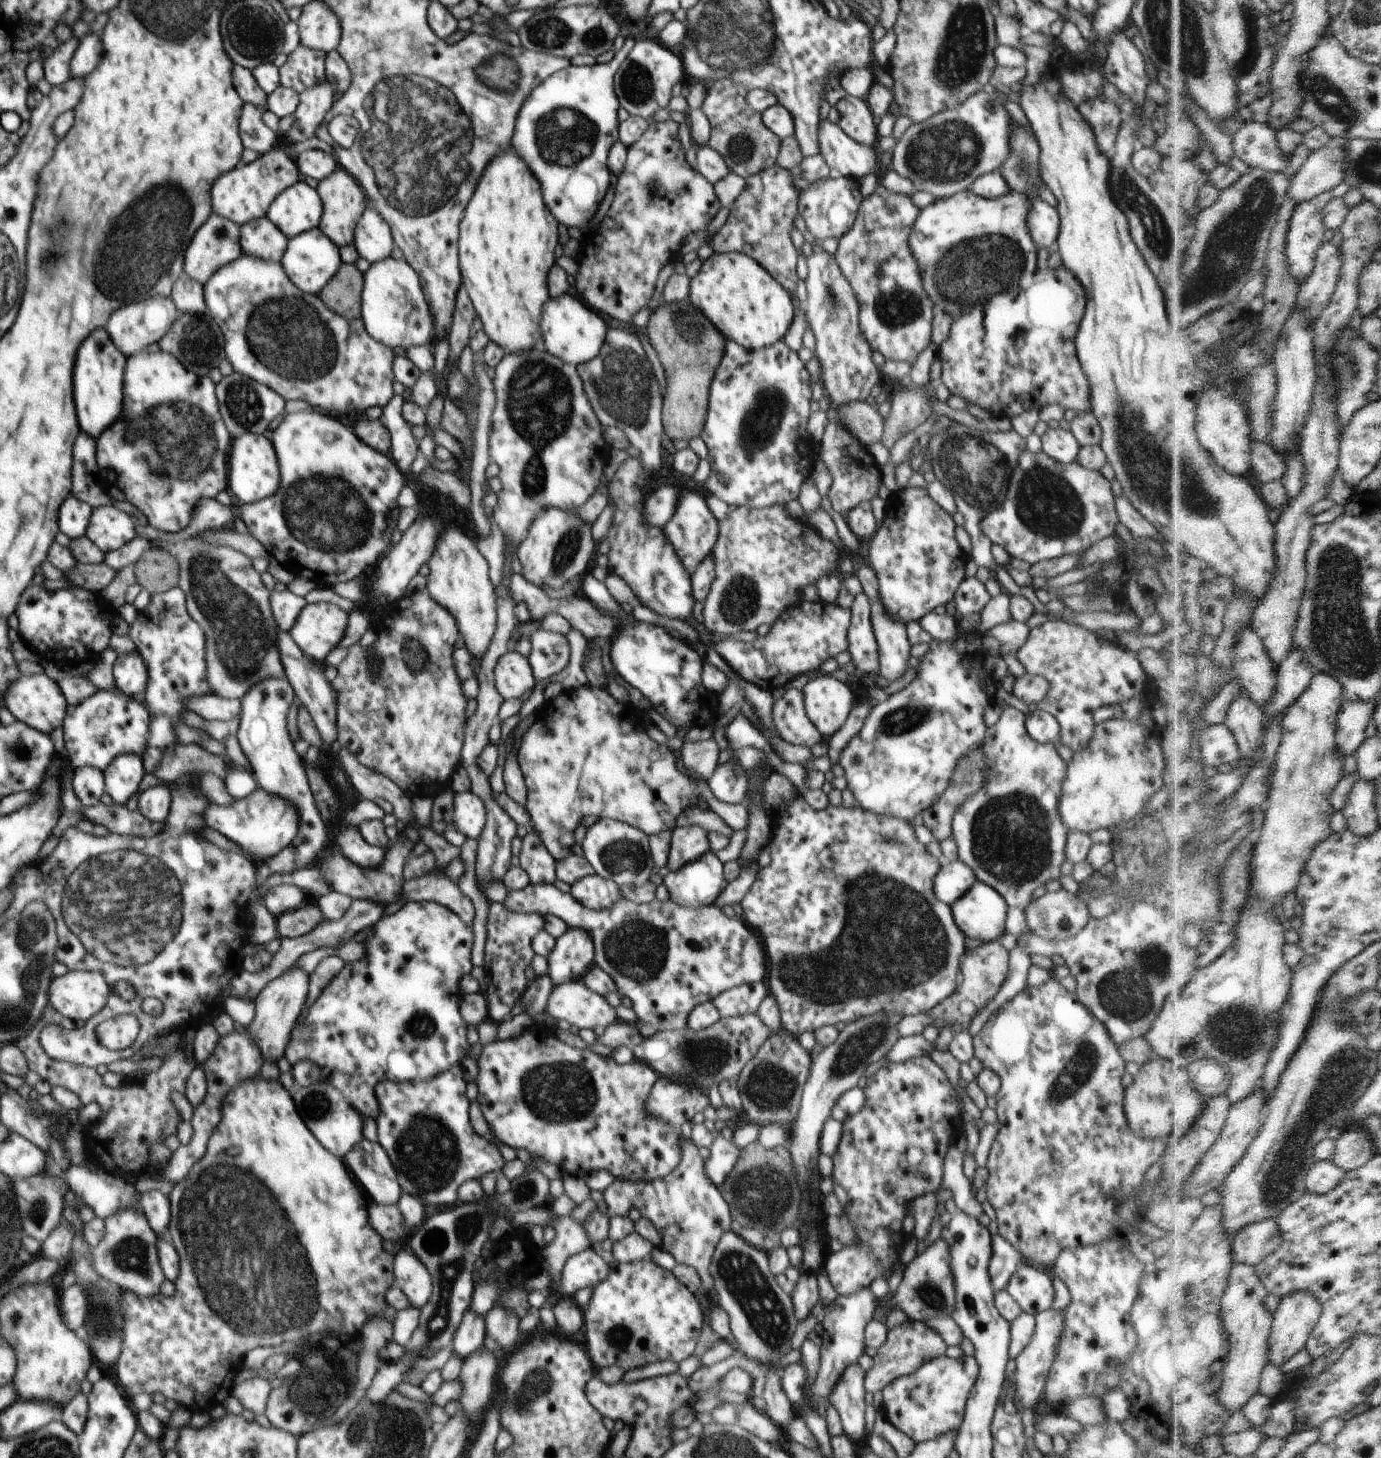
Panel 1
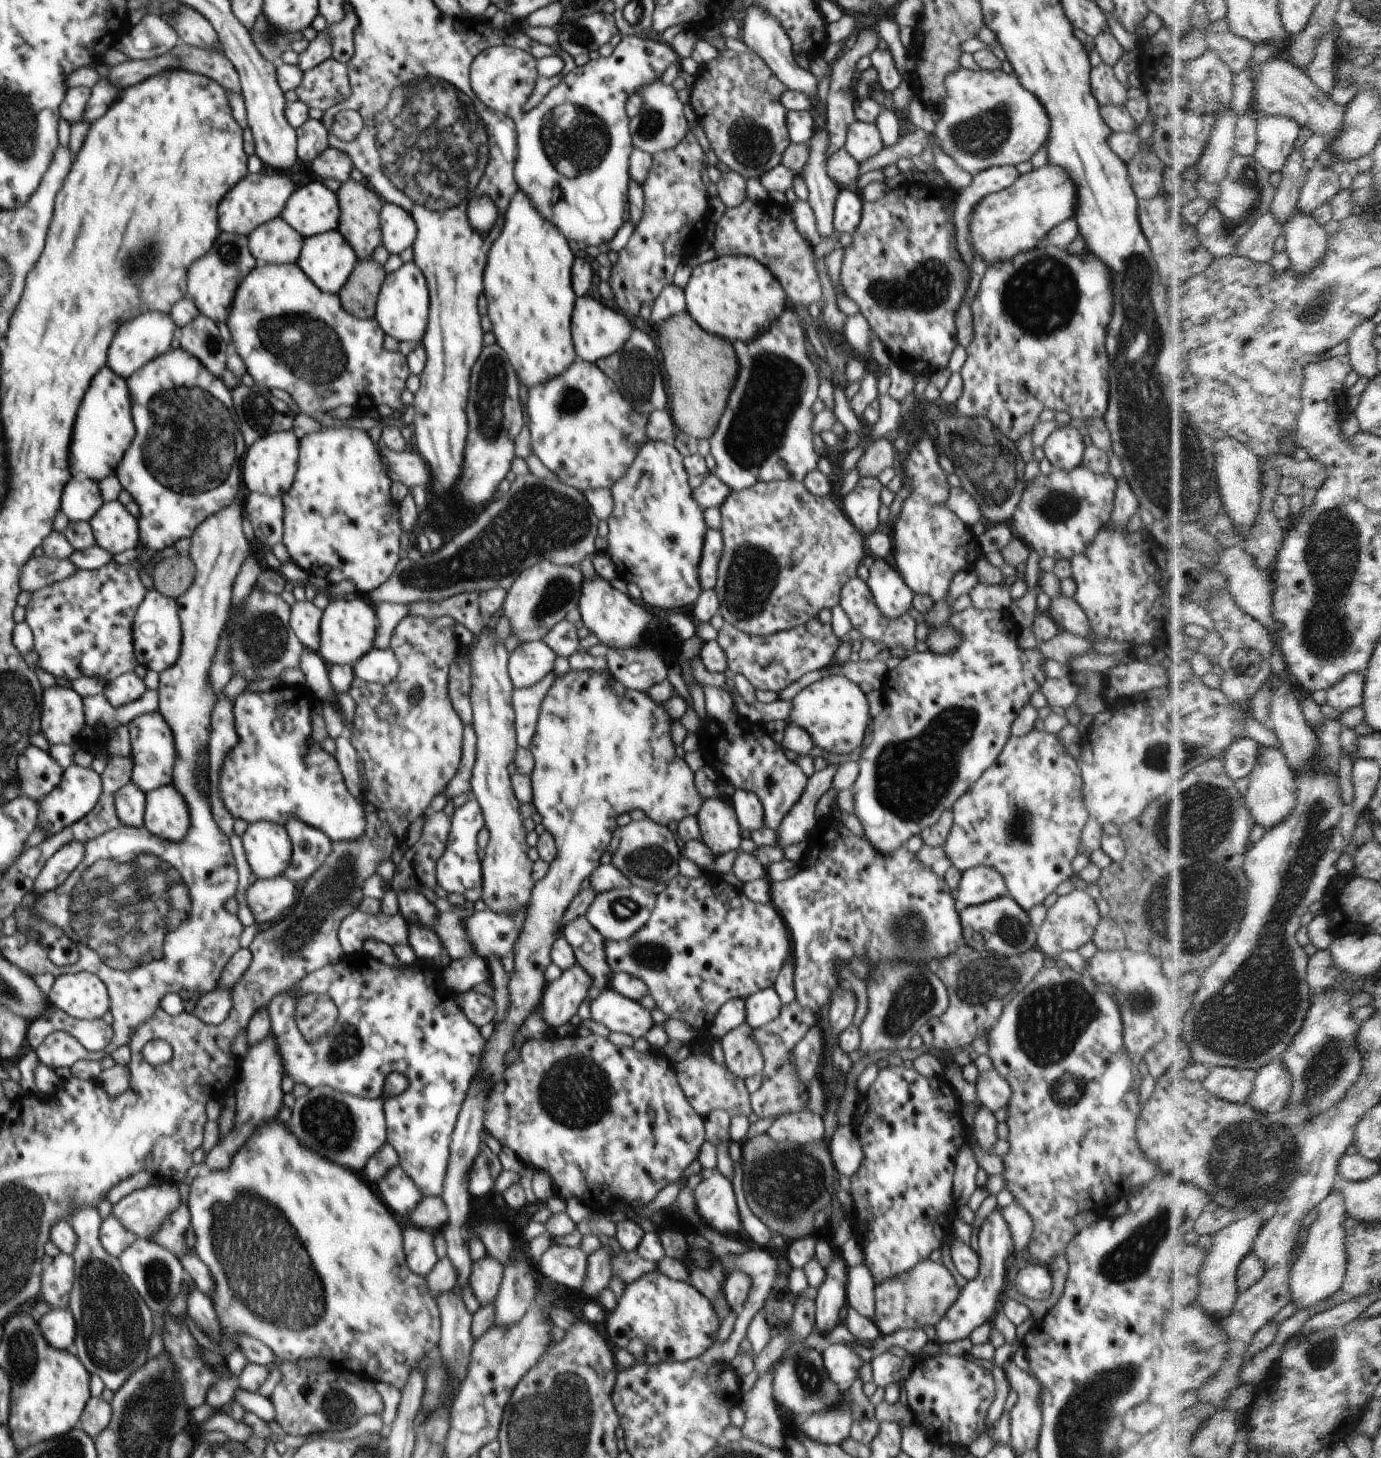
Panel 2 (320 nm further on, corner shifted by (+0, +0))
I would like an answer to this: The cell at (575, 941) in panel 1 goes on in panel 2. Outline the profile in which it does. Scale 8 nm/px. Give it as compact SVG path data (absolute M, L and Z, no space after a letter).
M578 963L563 971L559 979L549 982L545 988L540 1004L542 1019L554 1028L570 1023L570 1018L587 997L591 984L592 979Z

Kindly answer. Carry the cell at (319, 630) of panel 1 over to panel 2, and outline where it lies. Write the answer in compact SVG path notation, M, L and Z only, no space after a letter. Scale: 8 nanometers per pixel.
M357 594L341 600L331 600L323 610L320 621L321 645L317 653L328 664L353 665L374 648L377 626L376 606L365 595Z

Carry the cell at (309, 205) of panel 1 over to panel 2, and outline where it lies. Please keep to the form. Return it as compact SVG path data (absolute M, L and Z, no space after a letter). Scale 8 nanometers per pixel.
M315 181L298 188L286 201L281 217L305 239L339 227L337 194L323 182Z

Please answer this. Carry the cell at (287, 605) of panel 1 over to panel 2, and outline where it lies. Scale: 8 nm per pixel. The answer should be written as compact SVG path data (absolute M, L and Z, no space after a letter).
M296 601L291 606L290 626L306 649L318 652L321 645L320 621L323 611L312 601Z

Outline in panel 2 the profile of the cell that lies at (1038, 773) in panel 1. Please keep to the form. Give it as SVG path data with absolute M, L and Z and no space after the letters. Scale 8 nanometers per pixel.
M1033 729L1026 736L1017 737L1012 735L1002 749L1001 755L994 761L994 764L982 773L982 776L970 786L966 793L957 798L952 808L952 813L953 825L943 846L943 851L948 860L961 873L978 865L995 868L1004 877L1008 894L1027 913L1033 906L1042 903L1049 894L1054 893L1057 886L1060 886L1062 882L1068 880L1074 874L1074 871L1072 871L1072 859L1078 852L1078 844L1081 843L1081 832L1090 815L1084 804L1083 780L1077 760L1065 749L1065 746L1055 733L1049 733L1045 730L1038 731L1037 729Z

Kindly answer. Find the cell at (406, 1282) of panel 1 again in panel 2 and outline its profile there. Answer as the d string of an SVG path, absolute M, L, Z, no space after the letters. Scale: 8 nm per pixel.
M416 1226L403 1231L403 1249L408 1266L425 1279L438 1262L432 1243L434 1235L434 1232Z

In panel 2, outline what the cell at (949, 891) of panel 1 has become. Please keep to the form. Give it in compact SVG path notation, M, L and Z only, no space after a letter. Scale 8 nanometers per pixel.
M978 865L961 873L954 897L960 907L993 901L1008 895L1004 877L992 867Z

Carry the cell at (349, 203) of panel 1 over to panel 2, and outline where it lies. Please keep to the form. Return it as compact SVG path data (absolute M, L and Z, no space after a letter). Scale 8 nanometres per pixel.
M350 178L341 184L337 192L340 216L338 231L355 250L358 259L370 259L378 246L382 245L380 226L380 211L383 206L382 198L366 183L356 182Z

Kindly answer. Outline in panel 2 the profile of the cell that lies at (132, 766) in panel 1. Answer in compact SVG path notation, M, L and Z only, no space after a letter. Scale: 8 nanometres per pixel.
M132 781L115 794L115 814L120 822L132 828L145 826L145 792Z

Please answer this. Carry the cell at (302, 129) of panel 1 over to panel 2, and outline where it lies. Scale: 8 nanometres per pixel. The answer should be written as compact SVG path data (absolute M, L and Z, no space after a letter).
M309 118L295 129L297 134L297 157L312 164L328 146L328 131L321 120Z

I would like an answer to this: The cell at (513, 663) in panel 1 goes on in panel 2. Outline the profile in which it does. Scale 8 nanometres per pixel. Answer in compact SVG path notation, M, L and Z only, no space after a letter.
M543 640L516 644L507 664L514 688L540 682L554 668L557 654Z

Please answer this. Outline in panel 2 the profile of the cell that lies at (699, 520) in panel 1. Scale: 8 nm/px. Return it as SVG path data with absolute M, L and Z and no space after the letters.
M707 529L697 573L702 591L715 588L720 557L723 551L723 538L720 531Z

